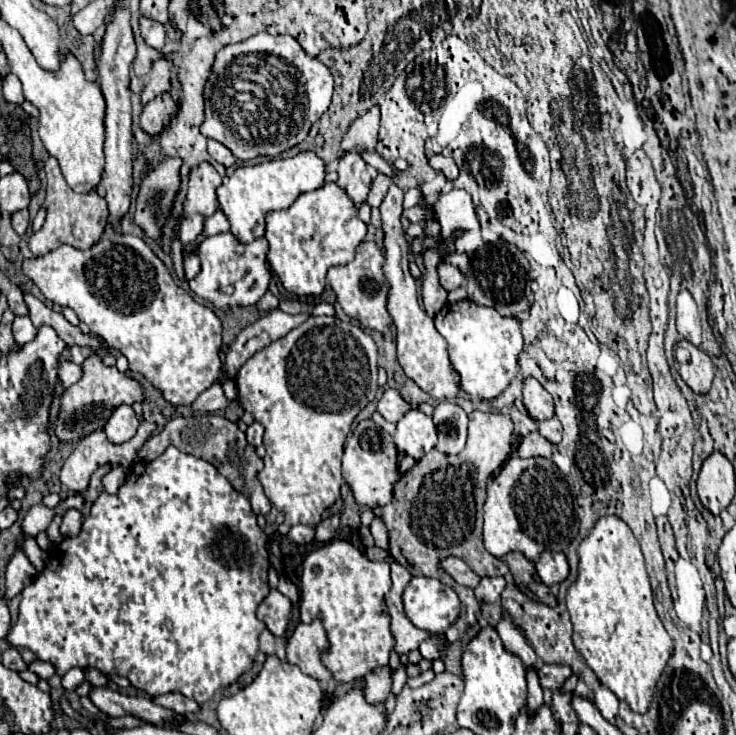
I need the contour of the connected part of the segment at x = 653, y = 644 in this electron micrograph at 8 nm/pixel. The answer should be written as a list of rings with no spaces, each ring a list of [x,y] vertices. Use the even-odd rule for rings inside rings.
[[[615,515],[601,517],[579,545],[579,575],[569,587],[565,603],[573,623],[573,645],[579,655],[607,689],[611,689],[621,701],[627,701],[635,713],[645,713],[657,689],[657,681],[671,657],[671,637],[655,611],[653,591],[639,543],[633,531]]]

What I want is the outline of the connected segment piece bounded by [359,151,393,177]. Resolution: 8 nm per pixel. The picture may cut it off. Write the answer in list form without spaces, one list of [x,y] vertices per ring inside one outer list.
[[[359,151],[361,153],[361,157],[369,163],[369,165],[373,165],[379,173],[385,173],[385,175],[393,175],[393,169],[385,163],[385,159],[379,155],[379,153],[375,153],[375,151]]]

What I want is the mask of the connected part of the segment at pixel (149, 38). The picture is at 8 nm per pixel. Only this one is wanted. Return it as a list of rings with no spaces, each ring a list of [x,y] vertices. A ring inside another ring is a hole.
[[[141,17],[139,19],[139,27],[141,27],[141,37],[145,39],[145,43],[153,49],[163,49],[165,45],[165,27],[149,17]]]

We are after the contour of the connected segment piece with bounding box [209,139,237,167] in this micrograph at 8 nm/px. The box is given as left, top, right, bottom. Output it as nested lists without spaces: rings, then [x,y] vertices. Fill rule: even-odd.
[[[215,139],[209,141],[209,155],[211,155],[217,163],[221,163],[221,165],[225,165],[225,167],[231,167],[231,165],[237,161],[235,155],[233,155],[225,145],[221,145],[221,143],[215,141]]]

